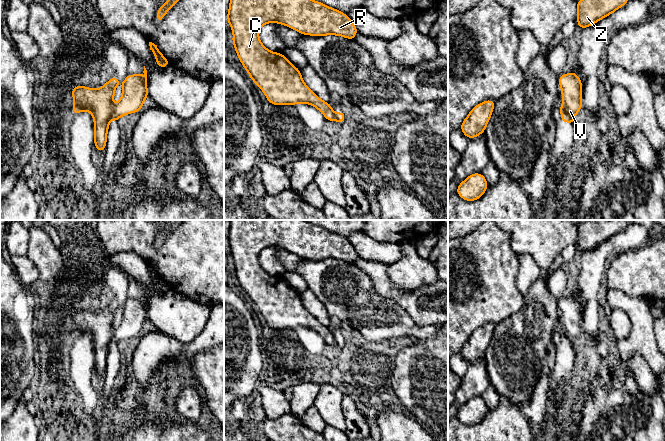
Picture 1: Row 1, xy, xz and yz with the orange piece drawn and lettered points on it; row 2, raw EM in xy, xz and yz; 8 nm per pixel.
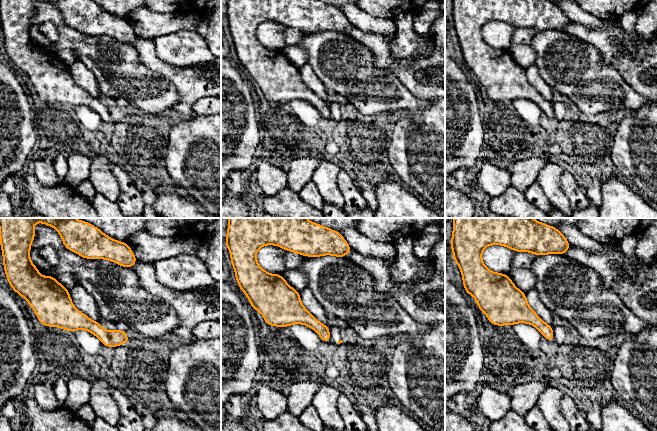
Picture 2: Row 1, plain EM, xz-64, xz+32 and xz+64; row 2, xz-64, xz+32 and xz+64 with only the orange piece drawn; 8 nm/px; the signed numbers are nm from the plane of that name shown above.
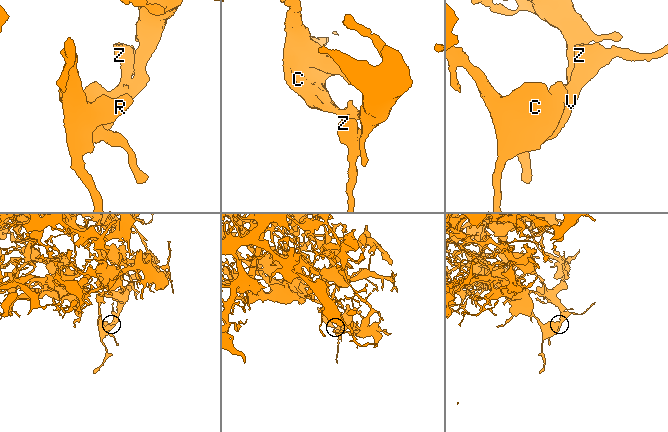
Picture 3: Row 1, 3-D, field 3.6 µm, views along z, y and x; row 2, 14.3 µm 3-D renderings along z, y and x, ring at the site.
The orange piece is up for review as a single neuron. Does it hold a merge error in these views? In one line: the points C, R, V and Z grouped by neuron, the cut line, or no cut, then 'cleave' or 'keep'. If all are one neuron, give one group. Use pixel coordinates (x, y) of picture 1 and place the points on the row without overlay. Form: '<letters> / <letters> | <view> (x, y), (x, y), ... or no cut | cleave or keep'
C R V Z | no cut | keep

